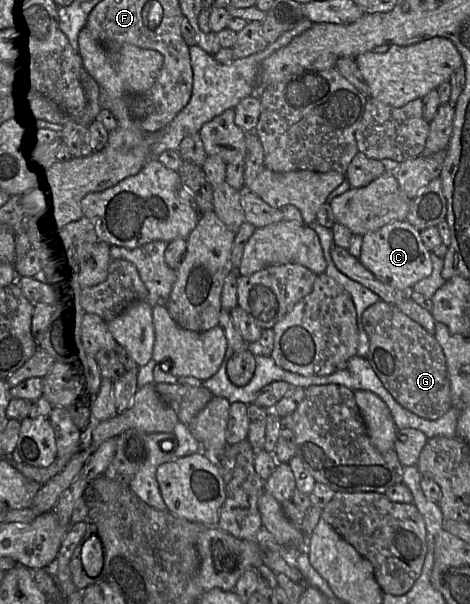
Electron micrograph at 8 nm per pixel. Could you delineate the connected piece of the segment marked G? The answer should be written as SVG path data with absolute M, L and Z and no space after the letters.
M379 301L362 316L369 339L367 360L385 389L405 409L428 420L437 420L451 408L450 379L443 350L434 335L401 312L396 305Z

